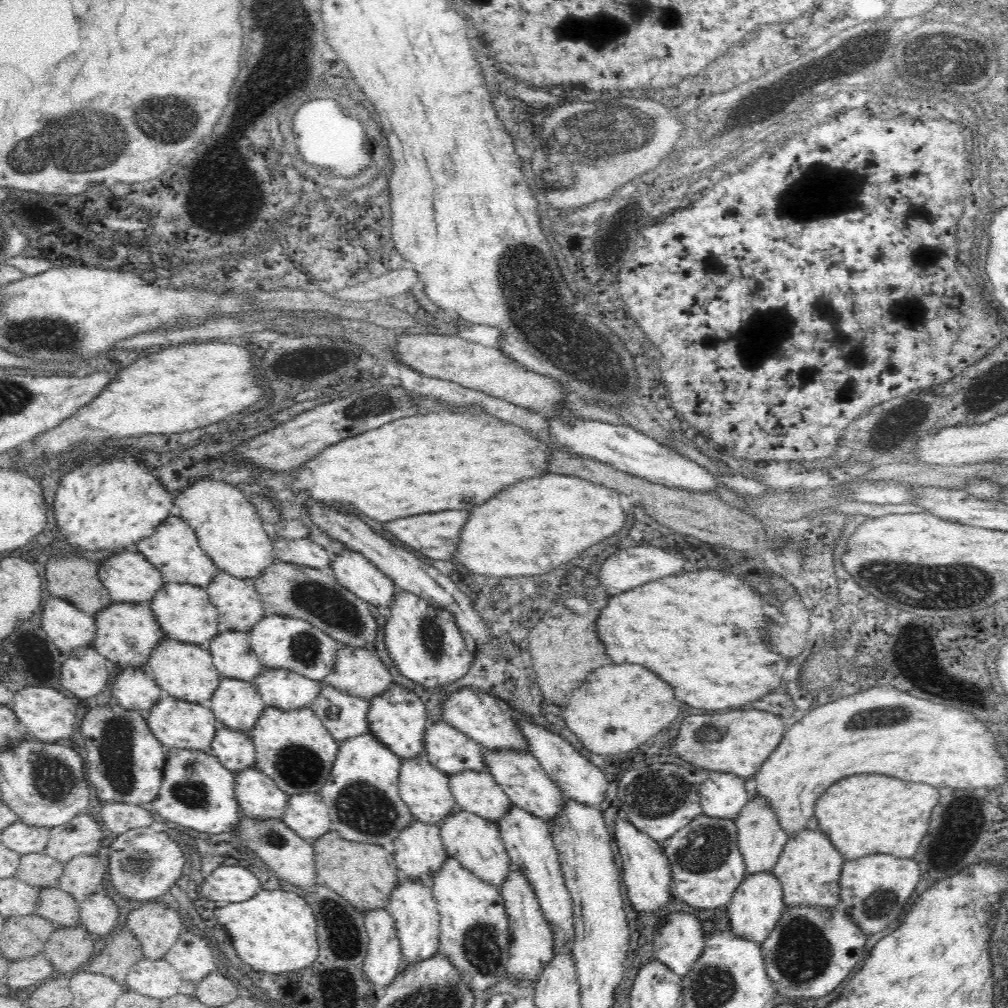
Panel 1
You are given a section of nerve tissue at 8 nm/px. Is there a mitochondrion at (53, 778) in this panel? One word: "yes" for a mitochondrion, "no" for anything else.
yes

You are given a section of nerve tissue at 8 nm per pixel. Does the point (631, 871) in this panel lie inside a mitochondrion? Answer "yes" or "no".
no

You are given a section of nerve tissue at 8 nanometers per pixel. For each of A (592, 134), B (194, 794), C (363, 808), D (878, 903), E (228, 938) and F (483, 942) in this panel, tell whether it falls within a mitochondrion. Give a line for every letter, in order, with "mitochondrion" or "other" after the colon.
A: mitochondrion
B: mitochondrion
C: mitochondrion
D: mitochondrion
E: other
F: mitochondrion

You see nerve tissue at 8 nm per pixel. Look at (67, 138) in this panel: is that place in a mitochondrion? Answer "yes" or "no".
yes

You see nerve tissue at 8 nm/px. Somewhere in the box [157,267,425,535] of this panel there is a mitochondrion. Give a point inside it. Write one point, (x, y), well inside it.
(378, 405)

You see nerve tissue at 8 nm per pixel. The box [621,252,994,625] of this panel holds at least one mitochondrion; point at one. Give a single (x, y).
(896, 427)

